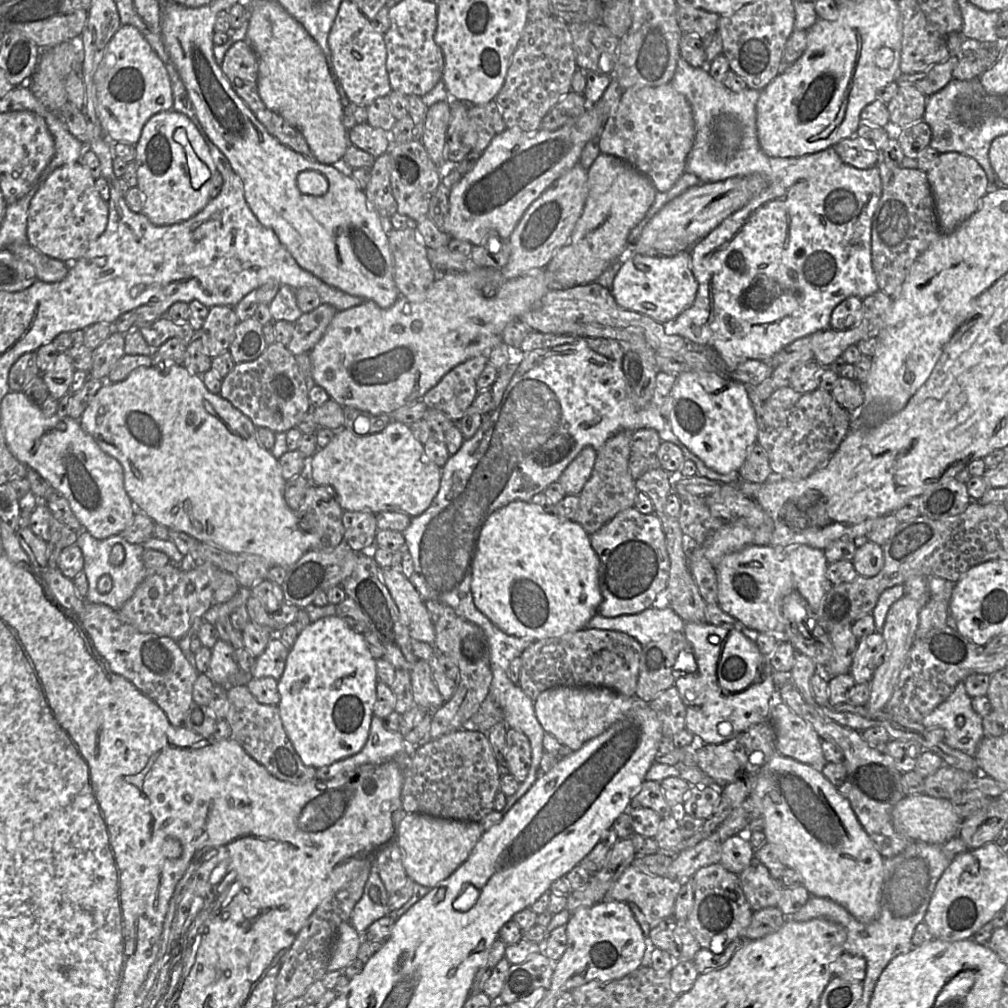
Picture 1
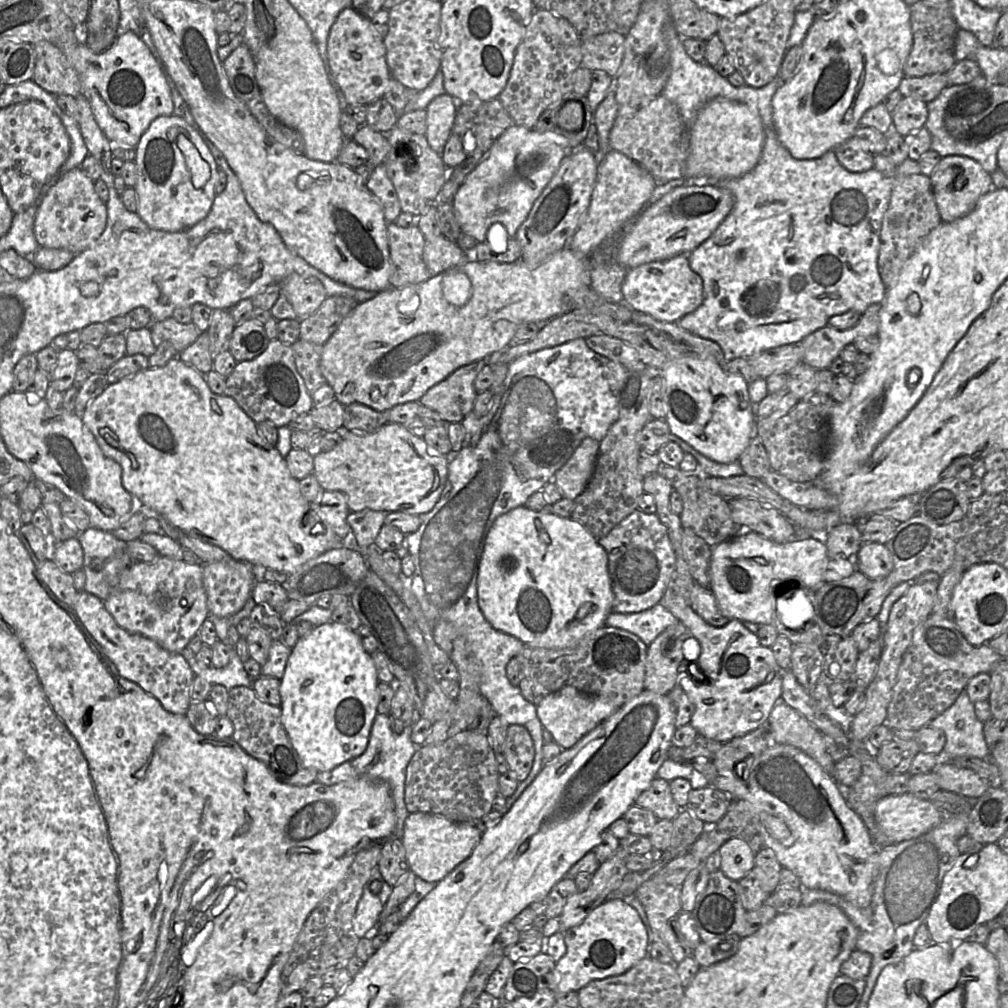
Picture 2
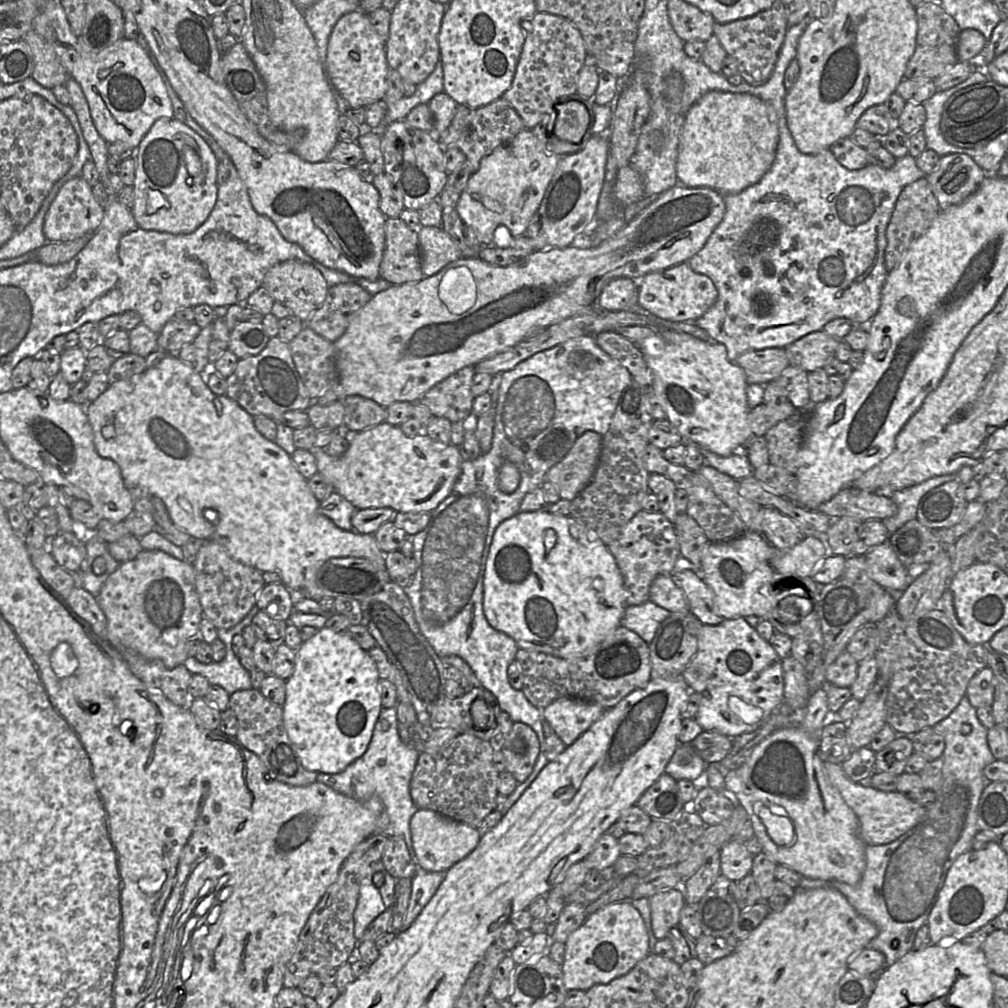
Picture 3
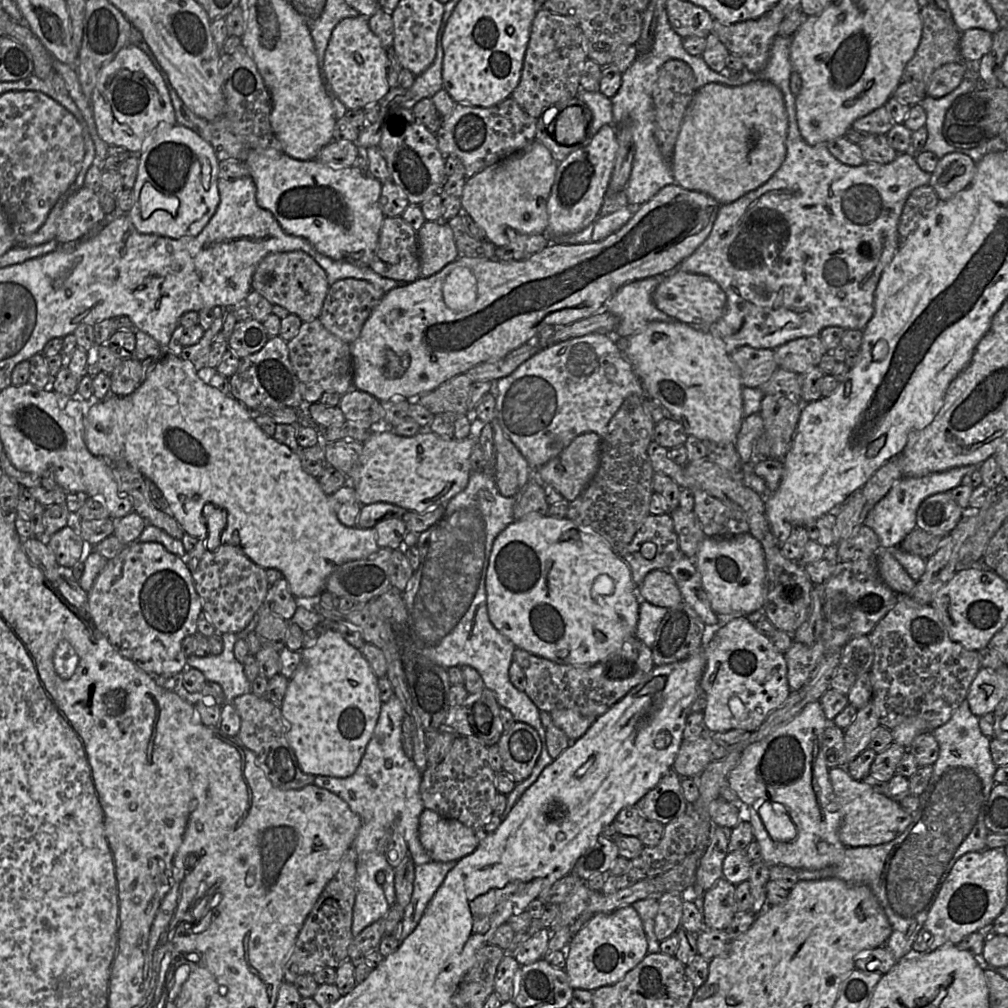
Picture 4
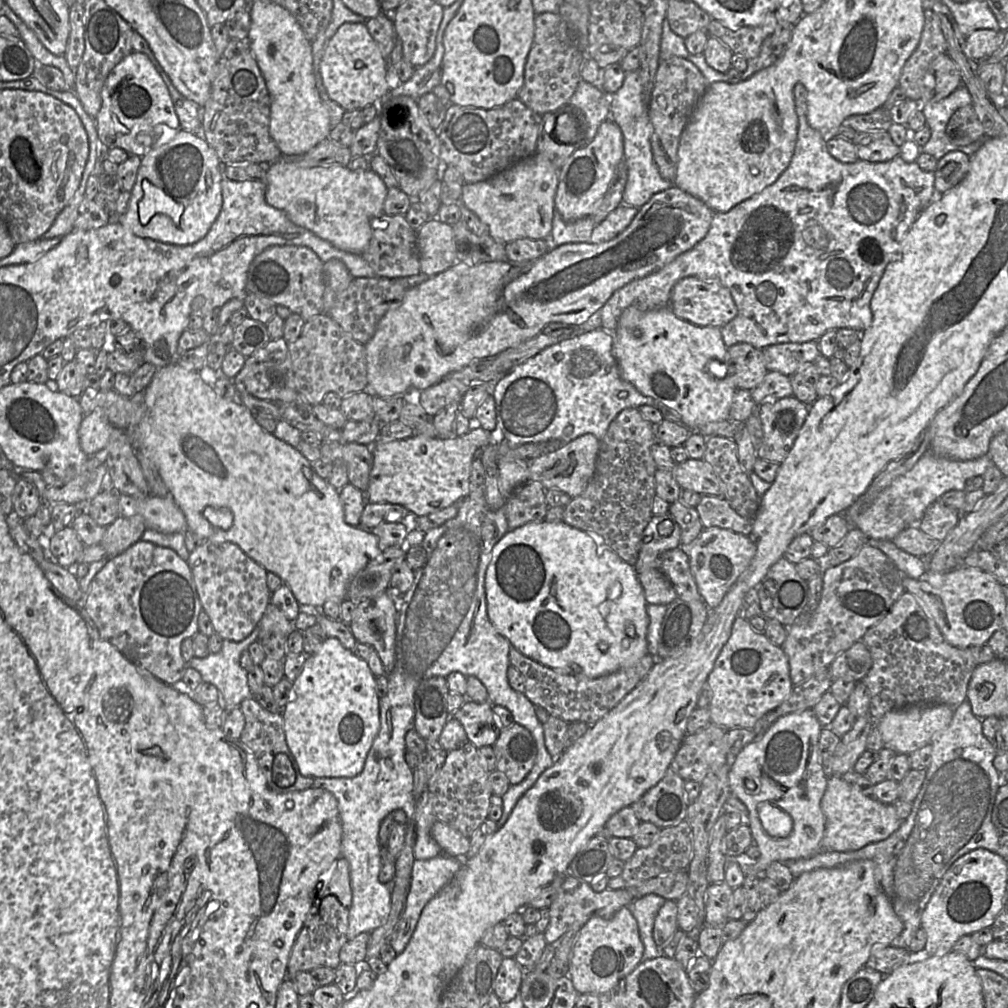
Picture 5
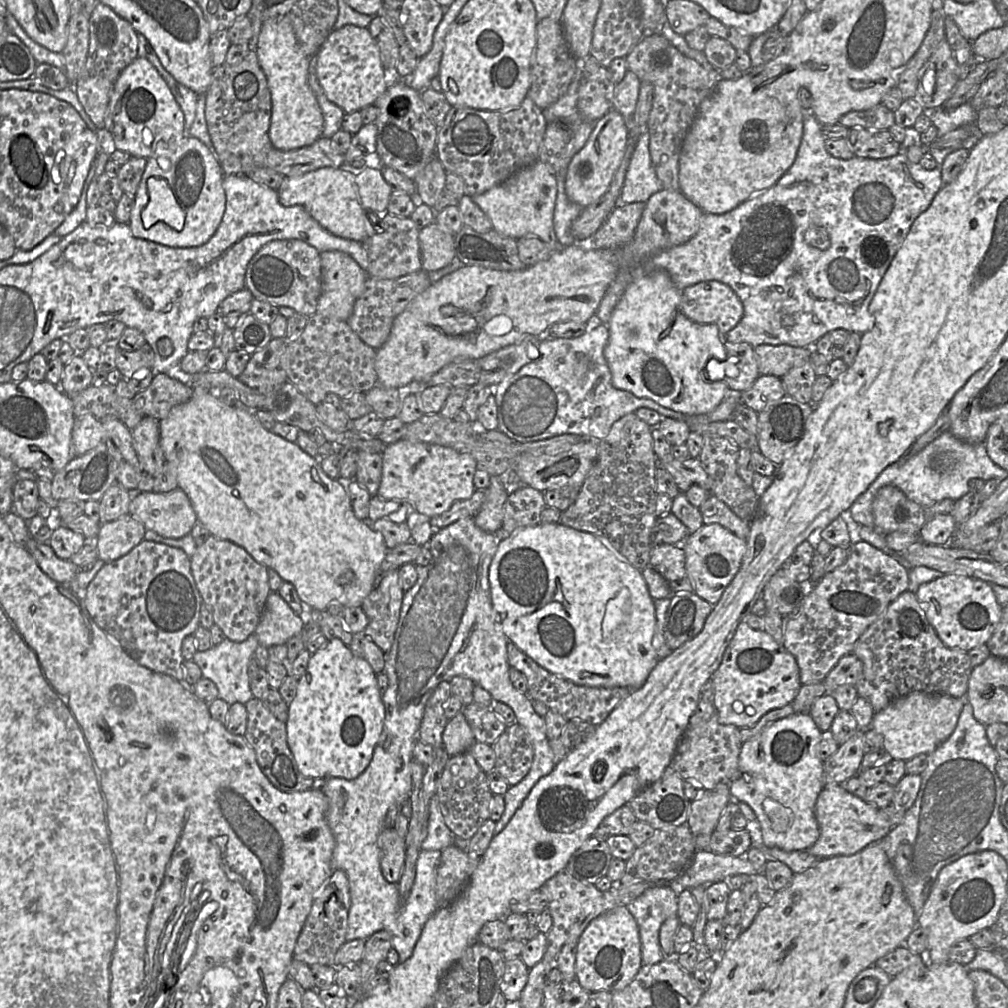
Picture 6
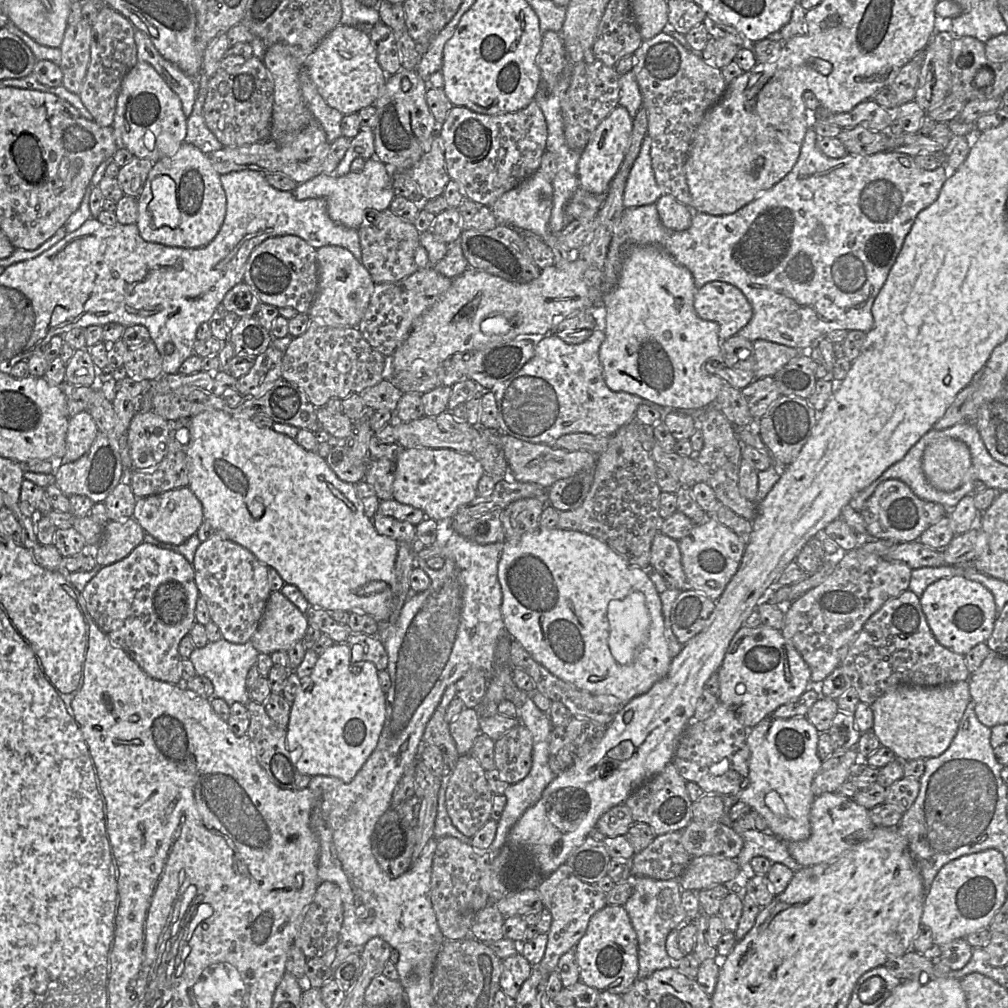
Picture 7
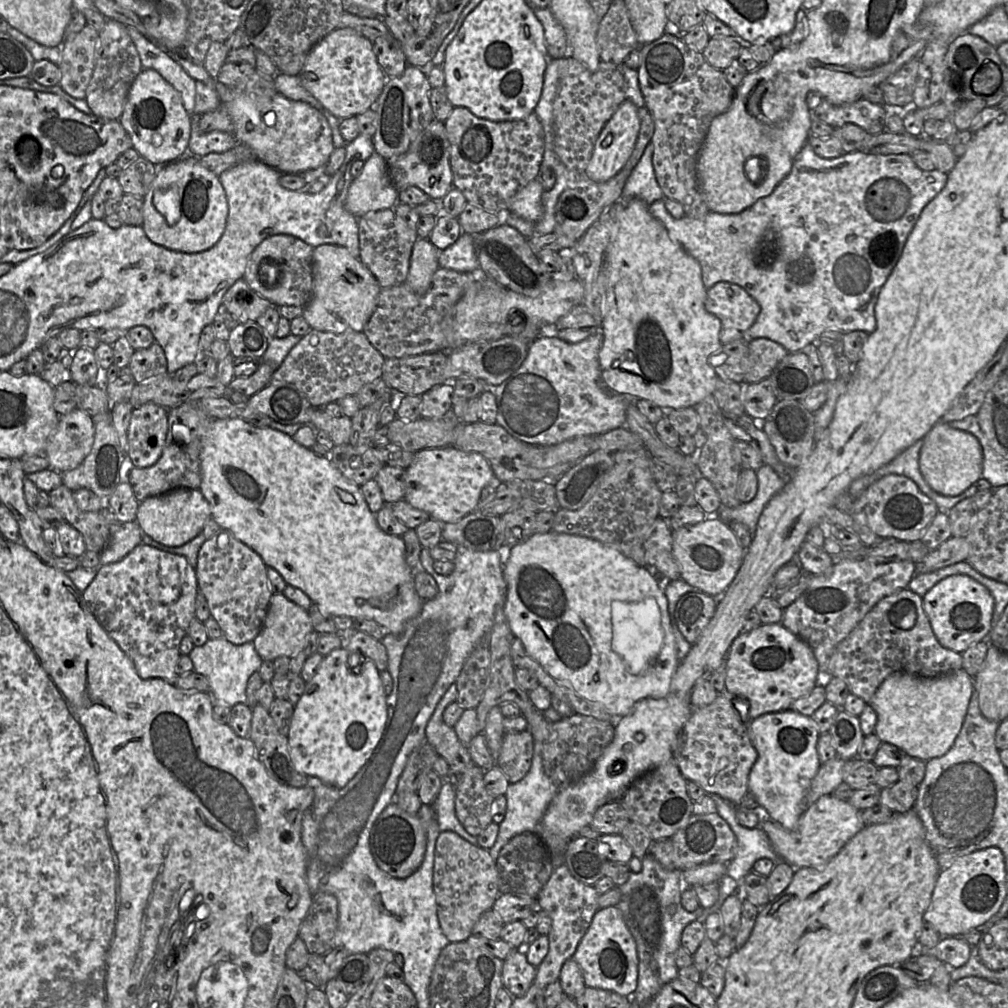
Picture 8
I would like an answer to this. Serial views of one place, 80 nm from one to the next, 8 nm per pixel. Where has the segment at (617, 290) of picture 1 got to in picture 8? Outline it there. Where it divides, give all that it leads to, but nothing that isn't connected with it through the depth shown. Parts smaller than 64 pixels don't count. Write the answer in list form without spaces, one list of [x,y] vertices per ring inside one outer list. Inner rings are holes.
[[[726,281],[707,289],[705,308],[721,321],[722,344],[742,339],[760,313],[760,305],[751,295],[739,285]]]

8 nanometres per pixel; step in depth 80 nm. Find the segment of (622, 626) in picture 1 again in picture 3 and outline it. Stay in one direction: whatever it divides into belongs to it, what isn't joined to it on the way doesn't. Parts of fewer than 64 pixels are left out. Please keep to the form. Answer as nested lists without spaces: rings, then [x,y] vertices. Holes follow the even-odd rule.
[[[651,601],[641,605],[627,606],[621,619],[621,626],[635,632],[647,644],[650,644],[660,624],[670,613]]]

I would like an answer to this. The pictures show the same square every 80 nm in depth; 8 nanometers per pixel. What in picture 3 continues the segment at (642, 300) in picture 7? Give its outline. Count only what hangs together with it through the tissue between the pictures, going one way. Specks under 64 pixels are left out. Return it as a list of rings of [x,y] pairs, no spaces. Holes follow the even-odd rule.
[[[657,329],[655,335],[644,339],[639,346],[644,359],[653,372],[653,387],[663,410],[672,425],[684,439],[690,439],[700,448],[727,457],[744,446],[751,437],[747,400],[747,380],[744,370],[730,361],[725,345],[712,341],[703,341],[684,332],[670,329]]]

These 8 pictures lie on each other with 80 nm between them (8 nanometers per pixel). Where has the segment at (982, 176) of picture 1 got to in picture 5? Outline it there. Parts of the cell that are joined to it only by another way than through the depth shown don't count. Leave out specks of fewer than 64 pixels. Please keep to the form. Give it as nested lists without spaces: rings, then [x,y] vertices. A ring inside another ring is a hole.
[[[951,151],[938,160],[934,187],[938,195],[958,185],[970,168],[970,158],[962,151]]]

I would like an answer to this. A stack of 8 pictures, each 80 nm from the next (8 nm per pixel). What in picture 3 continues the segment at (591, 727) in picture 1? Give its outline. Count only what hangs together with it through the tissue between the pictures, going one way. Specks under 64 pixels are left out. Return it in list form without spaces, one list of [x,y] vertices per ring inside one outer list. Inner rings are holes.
[[[561,697],[542,710],[543,718],[566,746],[573,744],[606,712],[602,706],[572,697]]]

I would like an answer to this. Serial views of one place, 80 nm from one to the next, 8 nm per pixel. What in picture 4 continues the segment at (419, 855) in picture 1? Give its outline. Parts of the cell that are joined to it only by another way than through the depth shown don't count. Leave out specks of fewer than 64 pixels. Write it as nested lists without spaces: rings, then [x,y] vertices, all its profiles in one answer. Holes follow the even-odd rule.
[[[424,809],[419,818],[419,839],[431,861],[458,861],[479,845],[475,831],[456,819]]]

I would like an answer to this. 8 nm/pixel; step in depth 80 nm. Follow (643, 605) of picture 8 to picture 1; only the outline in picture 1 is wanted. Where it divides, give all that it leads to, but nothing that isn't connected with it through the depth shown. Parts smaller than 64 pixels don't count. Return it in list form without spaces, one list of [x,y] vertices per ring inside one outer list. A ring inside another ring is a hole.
[[[516,500],[494,511],[481,527],[475,555],[472,561],[471,593],[476,608],[495,626],[508,635],[535,641],[561,637],[565,634],[586,628],[587,623],[597,614],[602,602],[598,582],[599,558],[591,546],[590,535],[575,520],[563,519],[554,513],[546,512],[541,506]]]

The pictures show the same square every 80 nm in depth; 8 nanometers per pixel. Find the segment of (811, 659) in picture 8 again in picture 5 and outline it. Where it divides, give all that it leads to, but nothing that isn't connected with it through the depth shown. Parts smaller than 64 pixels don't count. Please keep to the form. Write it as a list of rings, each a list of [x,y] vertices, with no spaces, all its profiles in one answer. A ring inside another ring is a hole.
[[[742,617],[735,619],[731,635],[719,653],[706,683],[712,691],[712,698],[708,706],[710,721],[727,730],[753,728],[766,713],[776,709],[787,700],[794,687],[790,678],[788,657],[783,648],[771,643],[765,633],[756,633],[749,620]]]

